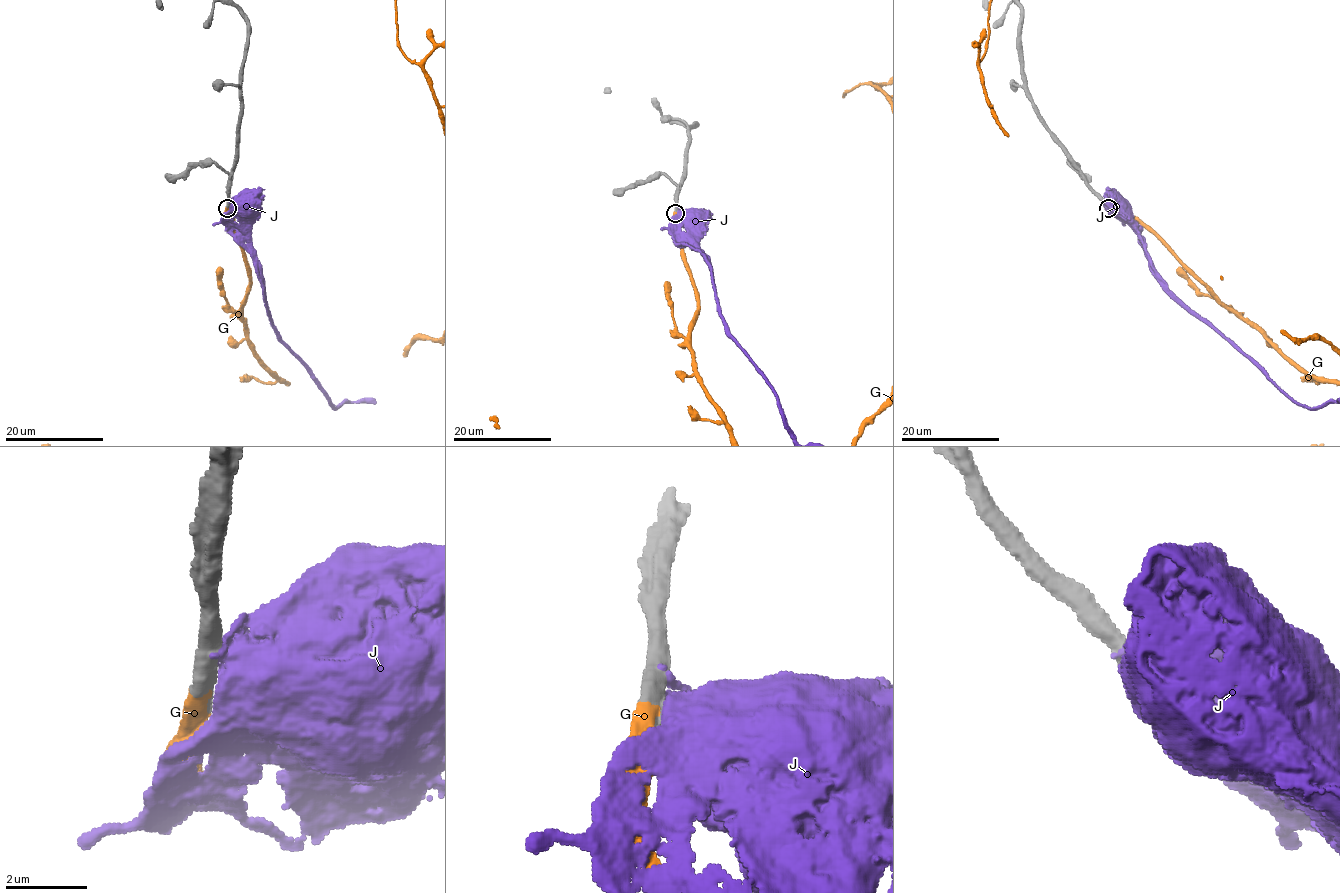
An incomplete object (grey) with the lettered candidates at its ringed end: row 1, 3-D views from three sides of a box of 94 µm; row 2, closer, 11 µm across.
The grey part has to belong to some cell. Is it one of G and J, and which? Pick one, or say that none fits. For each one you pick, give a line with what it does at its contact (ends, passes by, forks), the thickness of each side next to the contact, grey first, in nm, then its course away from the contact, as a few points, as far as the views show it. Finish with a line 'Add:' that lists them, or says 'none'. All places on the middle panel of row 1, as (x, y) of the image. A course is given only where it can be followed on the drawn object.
G: it ends there; 480 nm thick on the grey side, 440 nm on the other
Add: G

